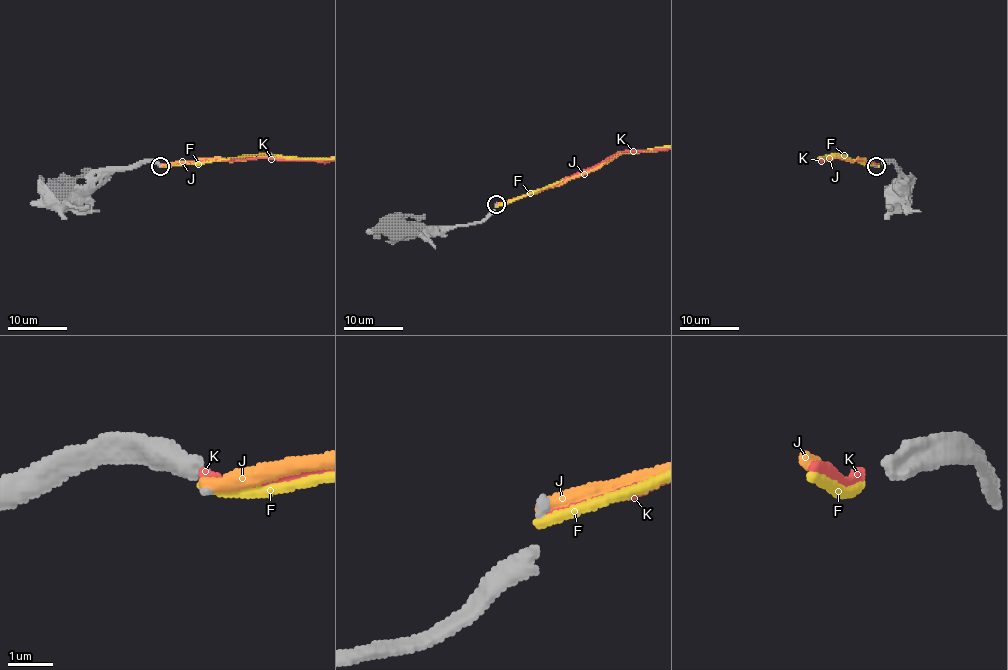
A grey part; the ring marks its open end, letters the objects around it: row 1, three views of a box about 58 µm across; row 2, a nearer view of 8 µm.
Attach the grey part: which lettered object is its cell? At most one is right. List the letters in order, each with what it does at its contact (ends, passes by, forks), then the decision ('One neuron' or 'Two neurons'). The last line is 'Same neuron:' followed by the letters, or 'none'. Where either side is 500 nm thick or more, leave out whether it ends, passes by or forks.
F: It ends there. Two neurons
J: It ends there. Two neurons
K: It ends there. Two neurons
Same neuron: none

